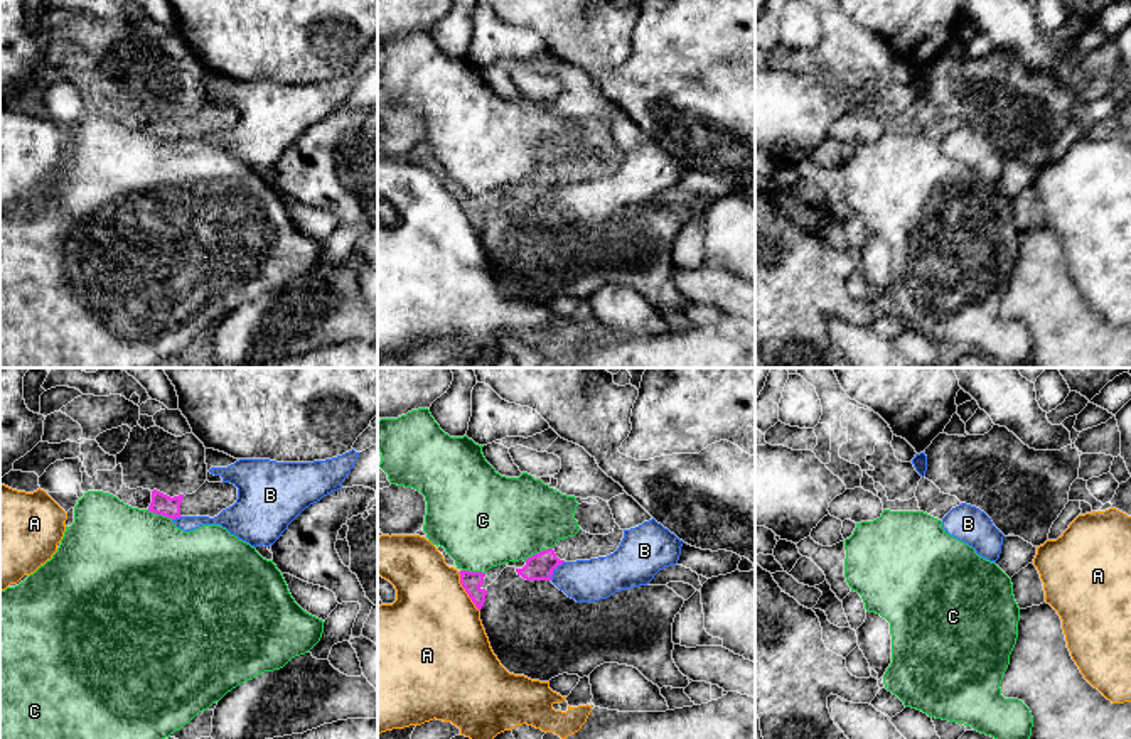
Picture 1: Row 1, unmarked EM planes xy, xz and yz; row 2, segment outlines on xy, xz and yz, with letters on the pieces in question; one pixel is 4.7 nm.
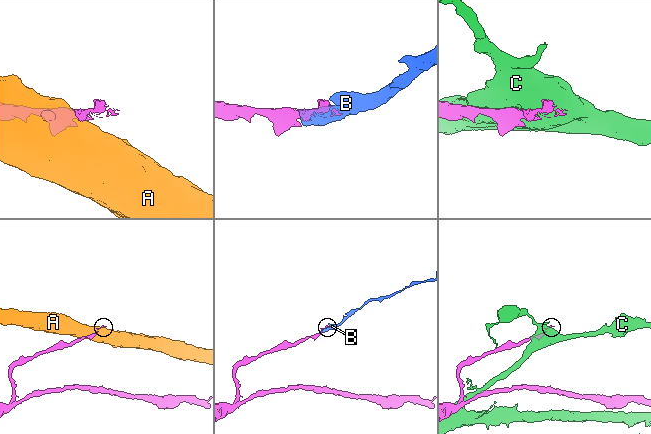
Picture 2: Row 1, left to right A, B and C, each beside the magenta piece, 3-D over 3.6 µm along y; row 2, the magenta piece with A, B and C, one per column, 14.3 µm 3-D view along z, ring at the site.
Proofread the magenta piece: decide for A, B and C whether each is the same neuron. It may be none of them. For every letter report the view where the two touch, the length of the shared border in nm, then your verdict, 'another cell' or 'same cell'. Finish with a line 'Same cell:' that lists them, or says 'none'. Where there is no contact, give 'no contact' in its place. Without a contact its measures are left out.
A: meets magenta in xz; contact 220 nm long; another cell
B: meets magenta in xz; contact 120 nm long; same cell
C: meets magenta in xz; contact 150 nm long; another cell
Same cell: B

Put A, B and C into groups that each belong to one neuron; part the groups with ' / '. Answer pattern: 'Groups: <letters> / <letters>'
Groups: A / B / C

